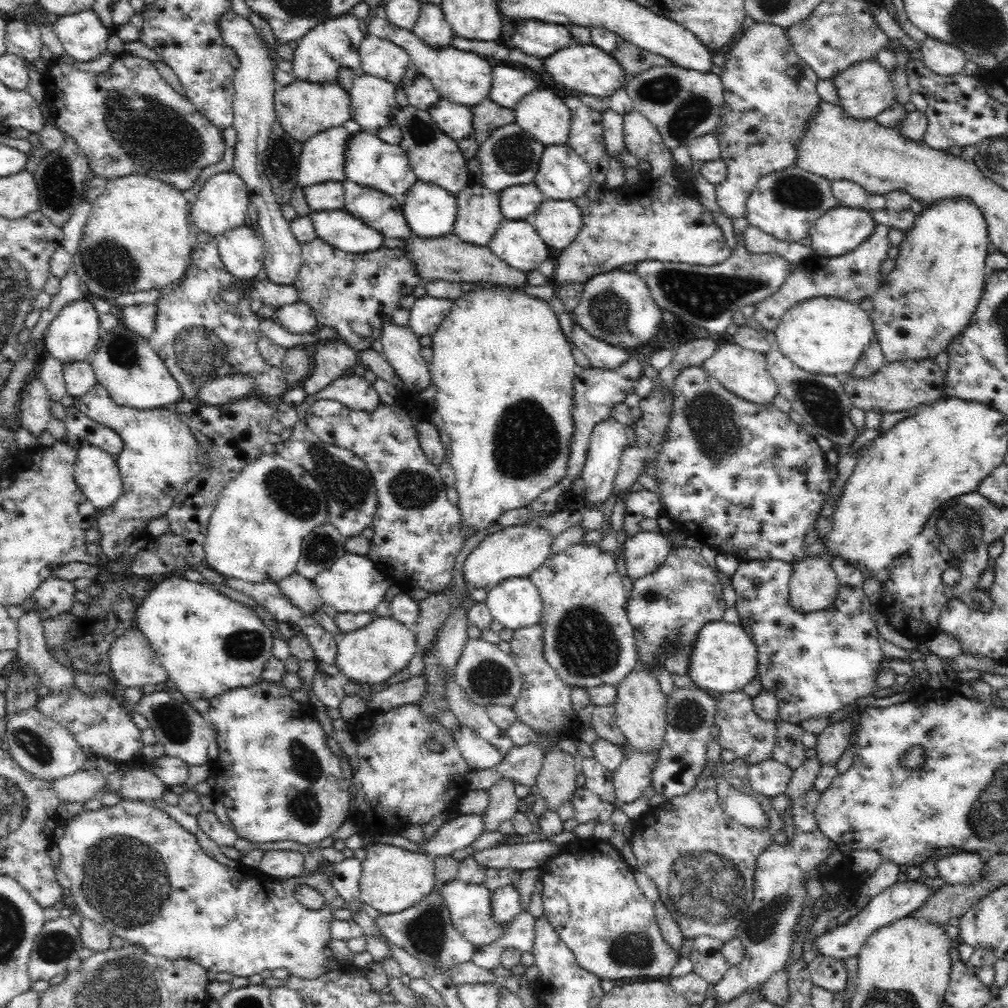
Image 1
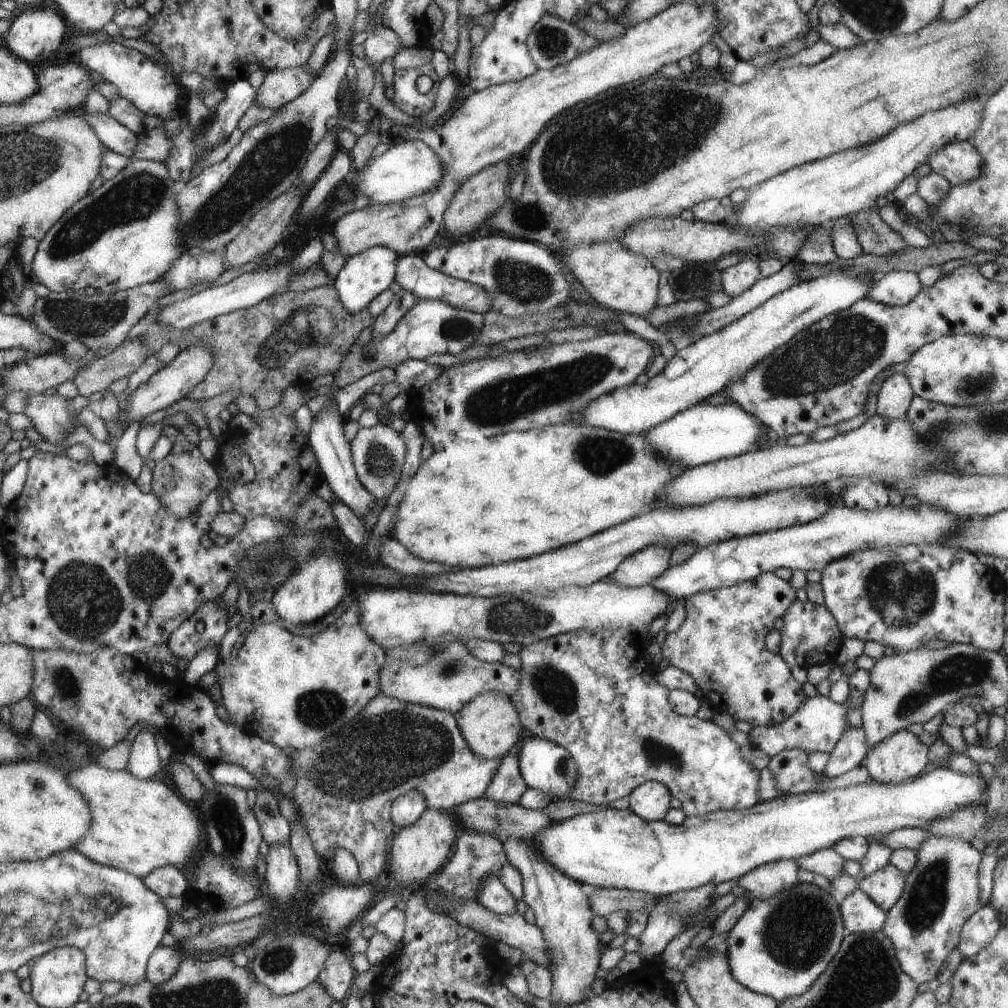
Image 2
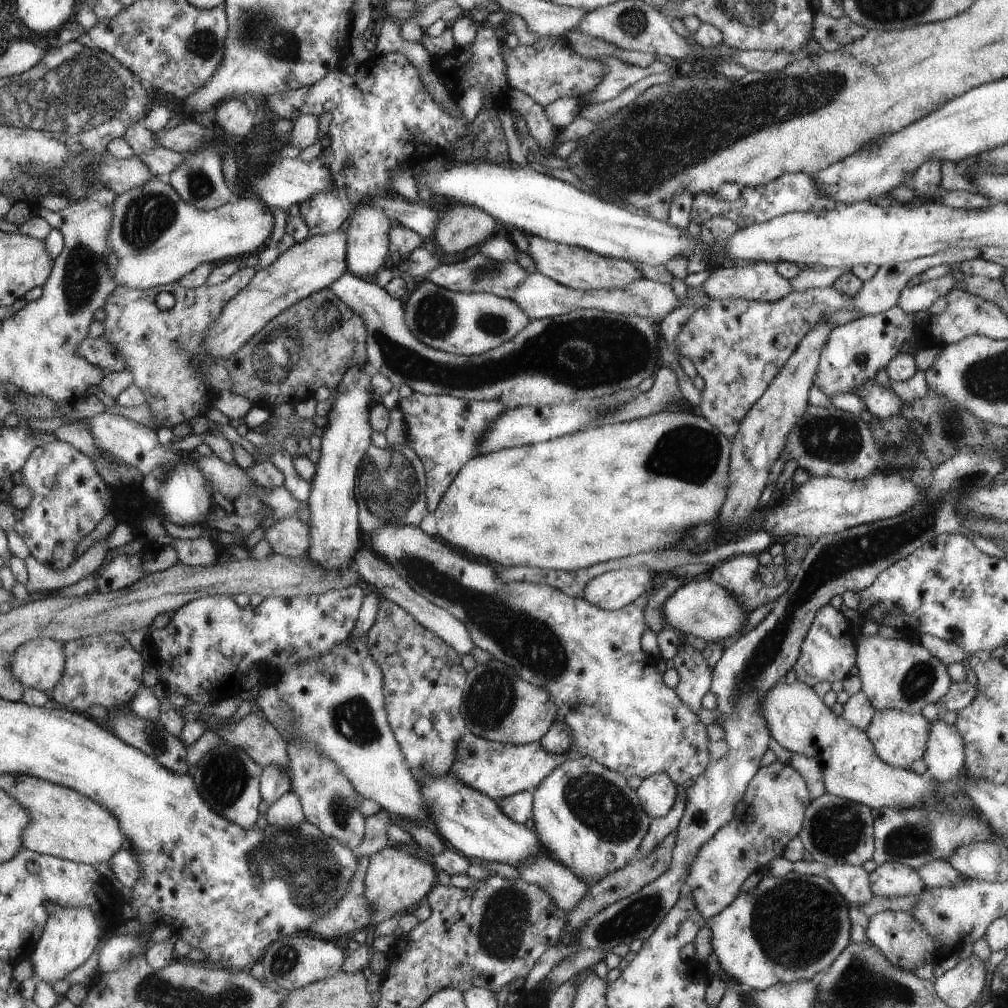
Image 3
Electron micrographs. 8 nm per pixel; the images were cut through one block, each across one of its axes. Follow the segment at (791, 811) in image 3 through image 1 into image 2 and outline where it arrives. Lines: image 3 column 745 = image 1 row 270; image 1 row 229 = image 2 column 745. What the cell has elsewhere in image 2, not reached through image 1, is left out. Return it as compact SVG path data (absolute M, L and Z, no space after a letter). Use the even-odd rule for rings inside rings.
M777 860L753 868L737 878L737 884L743 886L753 900L767 900L773 898L773 894L795 886L797 870L799 866L795 860Z

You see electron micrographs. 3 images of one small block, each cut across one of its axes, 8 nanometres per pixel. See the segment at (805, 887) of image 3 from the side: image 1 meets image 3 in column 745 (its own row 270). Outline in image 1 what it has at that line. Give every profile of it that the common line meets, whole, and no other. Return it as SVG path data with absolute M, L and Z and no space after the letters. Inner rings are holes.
M962 196L944 198L932 202L920 214L916 214L914 226L904 234L904 240L898 248L894 270L882 278L880 286L876 288L876 294L872 296L874 308L870 312L870 318L886 362L924 358L934 360L938 354L944 354L954 336L968 328L970 318L982 300L988 280L986 272L986 260L990 256L988 244L990 244L988 222L982 210L968 198Z

